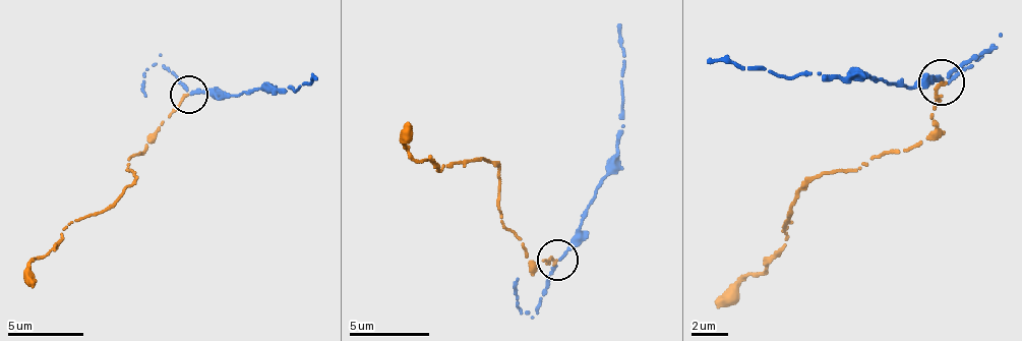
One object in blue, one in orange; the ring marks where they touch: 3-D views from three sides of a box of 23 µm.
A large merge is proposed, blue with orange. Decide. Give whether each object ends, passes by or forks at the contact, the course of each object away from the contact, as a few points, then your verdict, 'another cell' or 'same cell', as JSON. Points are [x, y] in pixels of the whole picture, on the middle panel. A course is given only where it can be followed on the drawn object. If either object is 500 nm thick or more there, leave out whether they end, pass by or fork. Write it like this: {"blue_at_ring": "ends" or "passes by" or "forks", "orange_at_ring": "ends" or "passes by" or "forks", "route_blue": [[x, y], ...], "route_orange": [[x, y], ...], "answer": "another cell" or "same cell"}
{"blue_at_ring": "passes by", "orange_at_ring": "ends", "route_blue": [[559, 261], [616, 156], [624, 96], [619, 23]], "route_orange": [[556, 261], [525, 258], [523, 242], [499, 218], [494, 163], [443, 164], [435, 172], [409, 153], [409, 121]], "answer": "another cell"}

